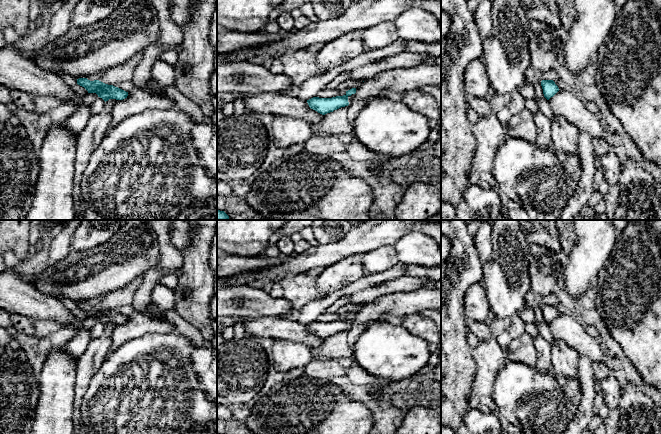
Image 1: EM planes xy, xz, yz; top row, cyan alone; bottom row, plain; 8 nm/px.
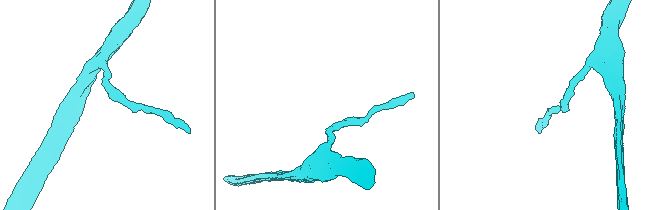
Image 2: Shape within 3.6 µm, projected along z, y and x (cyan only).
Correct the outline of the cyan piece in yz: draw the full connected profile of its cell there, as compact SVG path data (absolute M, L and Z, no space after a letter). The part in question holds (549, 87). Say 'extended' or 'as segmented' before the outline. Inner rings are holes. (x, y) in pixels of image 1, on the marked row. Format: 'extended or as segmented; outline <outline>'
as segmented; outline M542 80L541 86L543 89L544 97L549 100L551 97L553 97L558 91L559 88L555 84L553 80Z

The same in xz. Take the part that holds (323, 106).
as segmented; outline M352 88L346 91L343 96L336 96L332 98L319 98L313 97L307 100L309 107L318 113L325 115L327 113L333 112L341 107L349 105L348 97L356 93L356 88Z

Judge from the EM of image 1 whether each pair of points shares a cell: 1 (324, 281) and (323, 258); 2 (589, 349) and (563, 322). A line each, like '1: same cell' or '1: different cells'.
1: different cells
2: same cell

